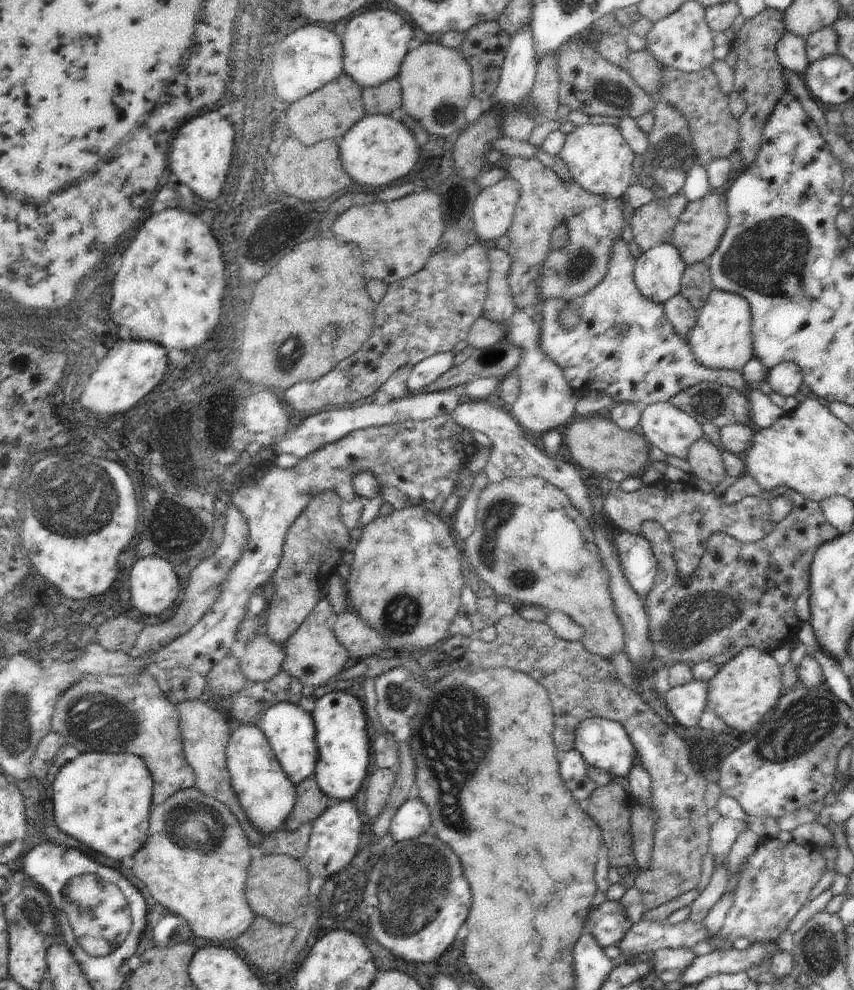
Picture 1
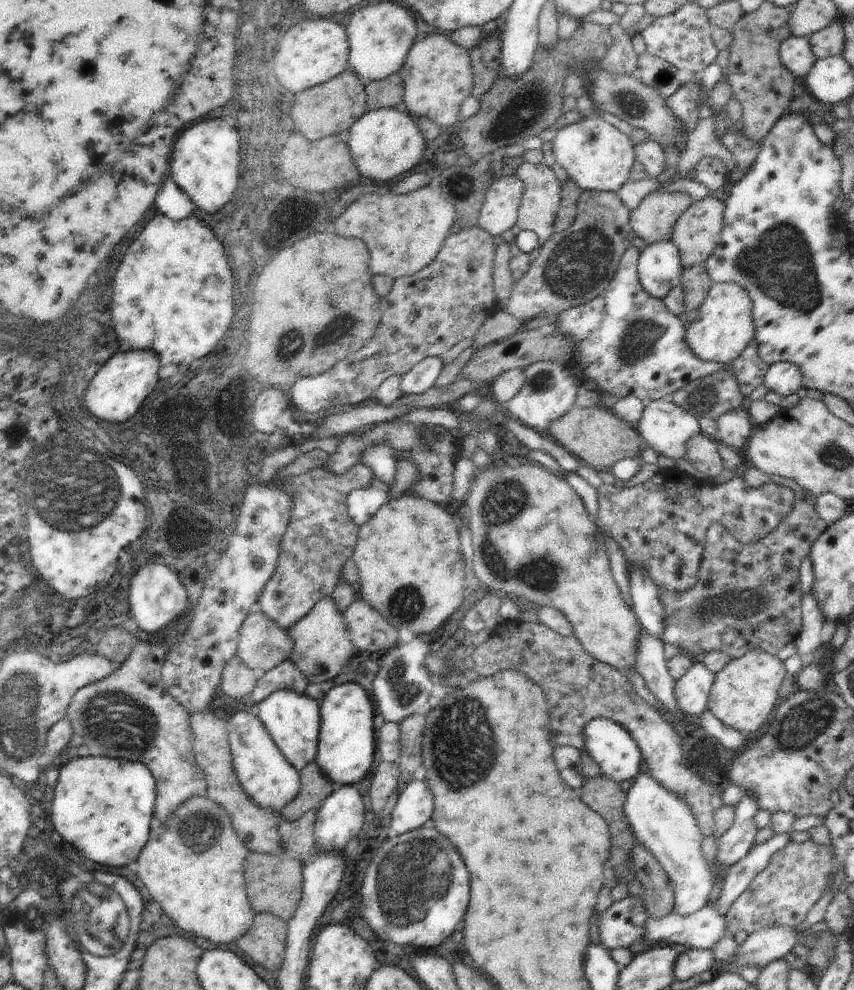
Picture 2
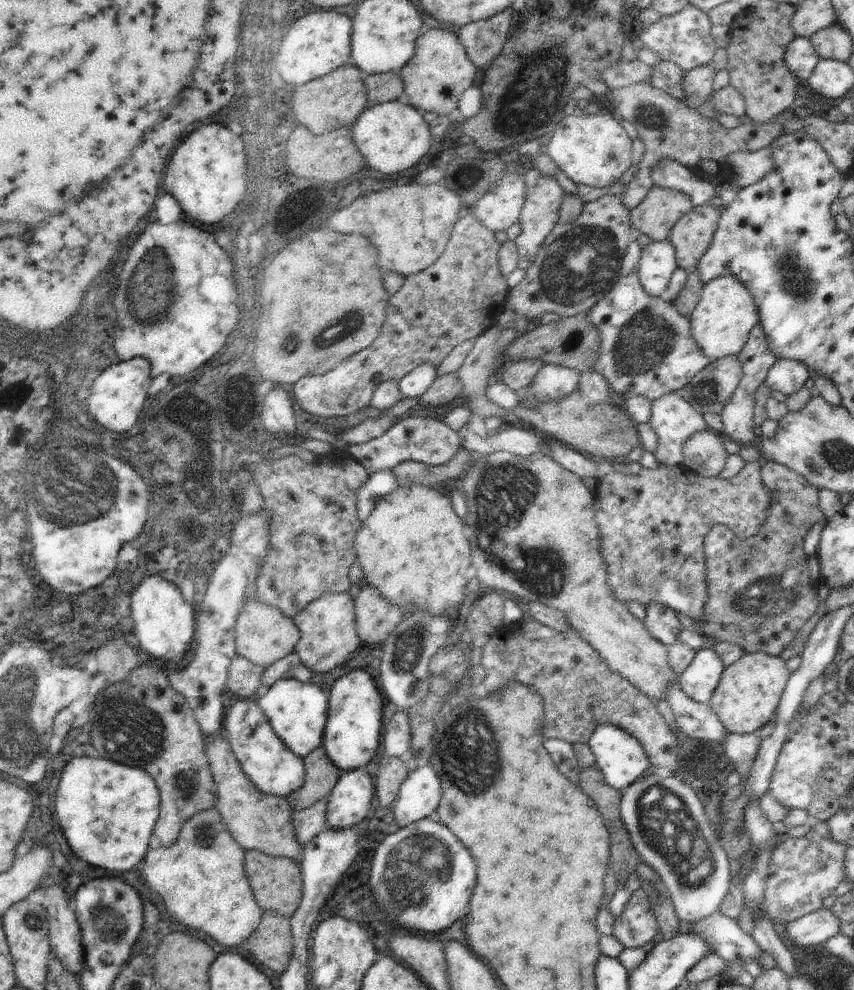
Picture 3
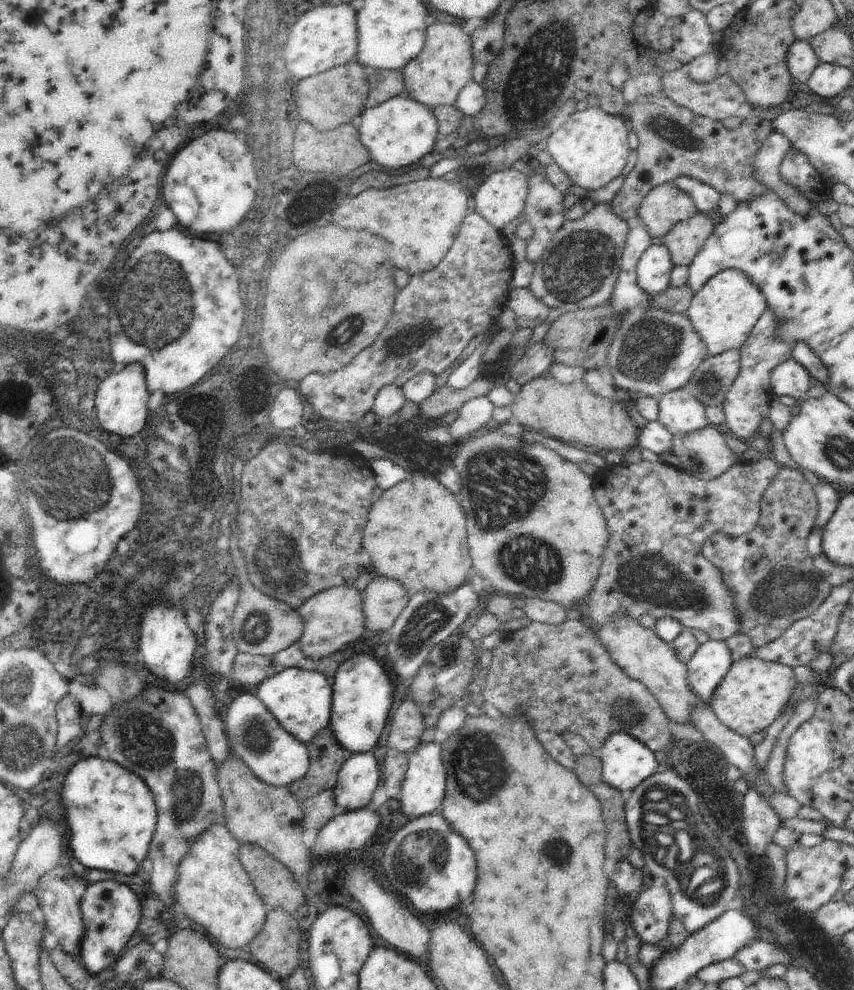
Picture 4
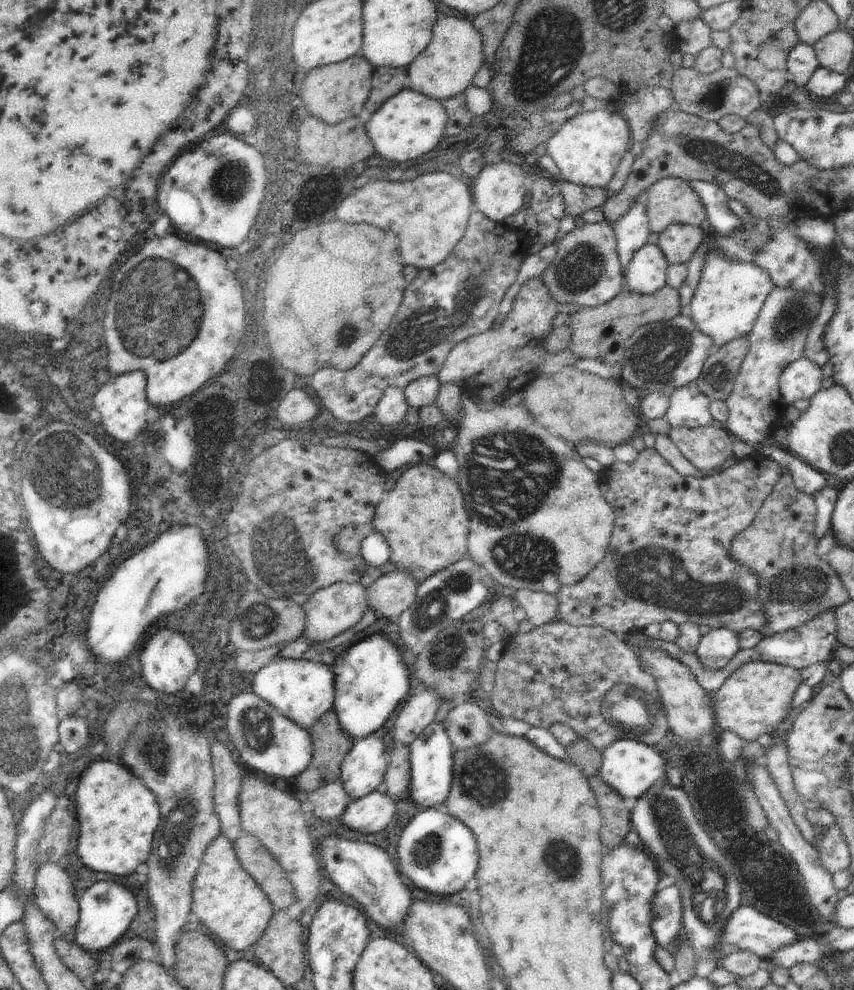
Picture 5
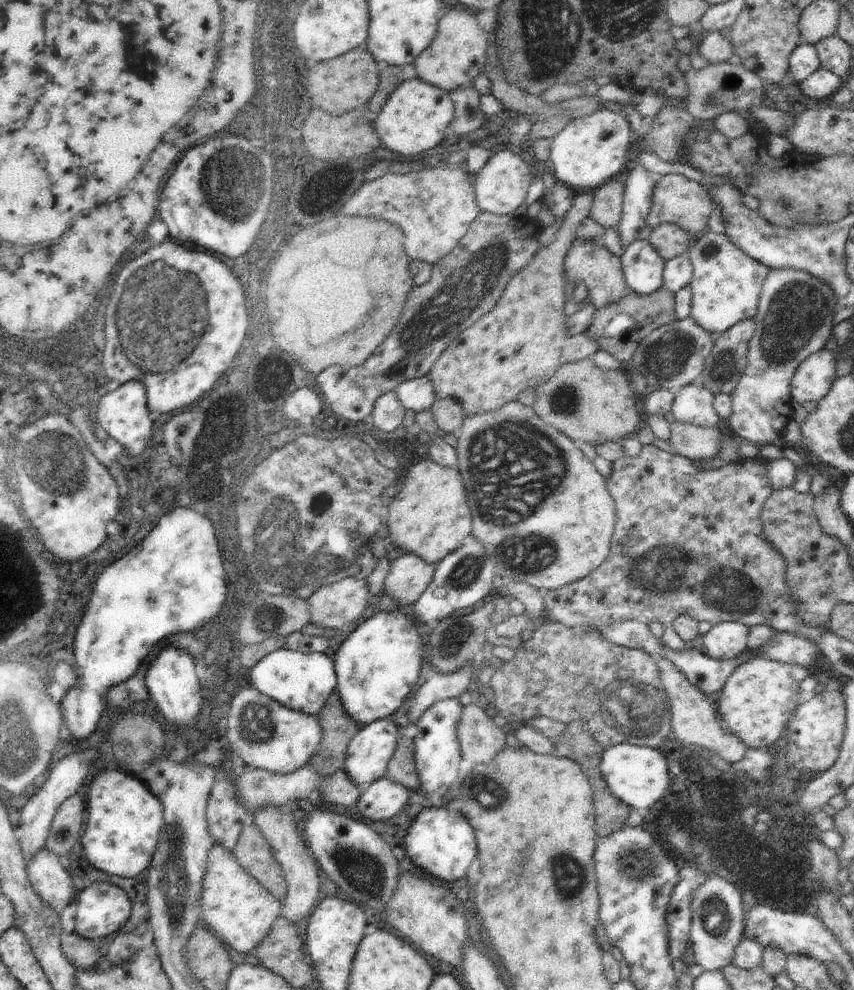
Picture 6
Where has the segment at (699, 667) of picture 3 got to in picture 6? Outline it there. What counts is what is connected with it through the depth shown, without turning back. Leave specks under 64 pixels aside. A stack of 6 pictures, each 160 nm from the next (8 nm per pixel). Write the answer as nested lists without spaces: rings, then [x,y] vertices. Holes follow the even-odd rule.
[[[724,621],[703,635],[703,653],[713,659],[727,661],[747,649],[749,626],[738,621]]]

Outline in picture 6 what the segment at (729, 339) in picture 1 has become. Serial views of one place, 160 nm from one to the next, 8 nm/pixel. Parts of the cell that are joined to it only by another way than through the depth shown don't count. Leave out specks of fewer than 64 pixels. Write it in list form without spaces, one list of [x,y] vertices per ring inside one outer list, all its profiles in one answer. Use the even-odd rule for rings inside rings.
[[[706,230],[693,240],[686,252],[693,264],[691,317],[717,337],[744,319],[754,319],[758,300],[771,268],[750,258],[724,233]]]

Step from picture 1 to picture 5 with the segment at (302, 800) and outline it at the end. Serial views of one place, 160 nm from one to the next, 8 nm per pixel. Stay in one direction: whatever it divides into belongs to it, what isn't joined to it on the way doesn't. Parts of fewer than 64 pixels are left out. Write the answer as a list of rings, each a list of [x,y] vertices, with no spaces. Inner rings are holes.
[[[332,708],[310,728],[313,757],[310,764],[296,779],[301,792],[314,792],[334,782],[340,776],[344,757],[351,750],[352,739],[341,729],[337,714]]]

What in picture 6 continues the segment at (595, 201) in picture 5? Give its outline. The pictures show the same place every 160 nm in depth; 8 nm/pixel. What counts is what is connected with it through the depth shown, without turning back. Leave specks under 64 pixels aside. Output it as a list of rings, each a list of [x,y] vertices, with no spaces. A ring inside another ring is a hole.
[[[592,191],[575,193],[572,206],[556,233],[554,242],[538,250],[533,259],[508,282],[496,306],[461,332],[438,357],[427,377],[433,384],[437,398],[430,409],[441,434],[457,433],[466,416],[496,410],[507,402],[516,400],[524,389],[535,389],[540,384],[548,382],[559,366],[588,359],[599,350],[598,343],[584,333],[568,337],[568,316],[564,315],[564,304],[567,302],[564,297],[565,256],[572,241],[577,238],[576,230],[589,217],[594,199]]]

